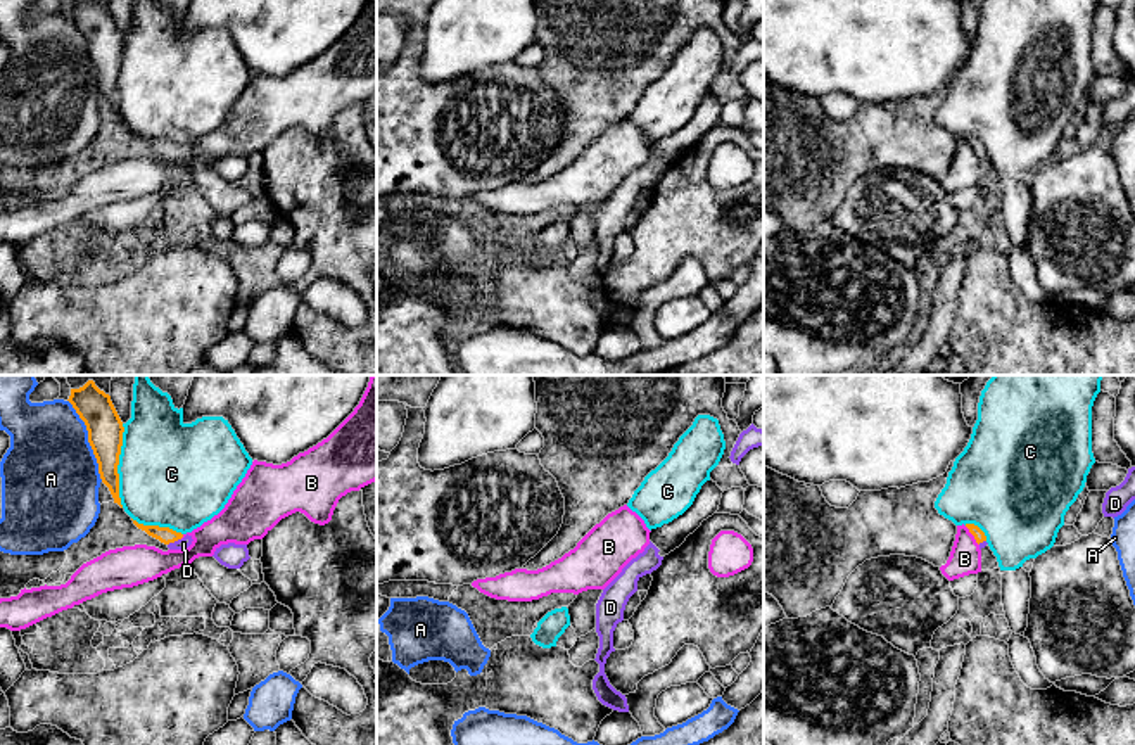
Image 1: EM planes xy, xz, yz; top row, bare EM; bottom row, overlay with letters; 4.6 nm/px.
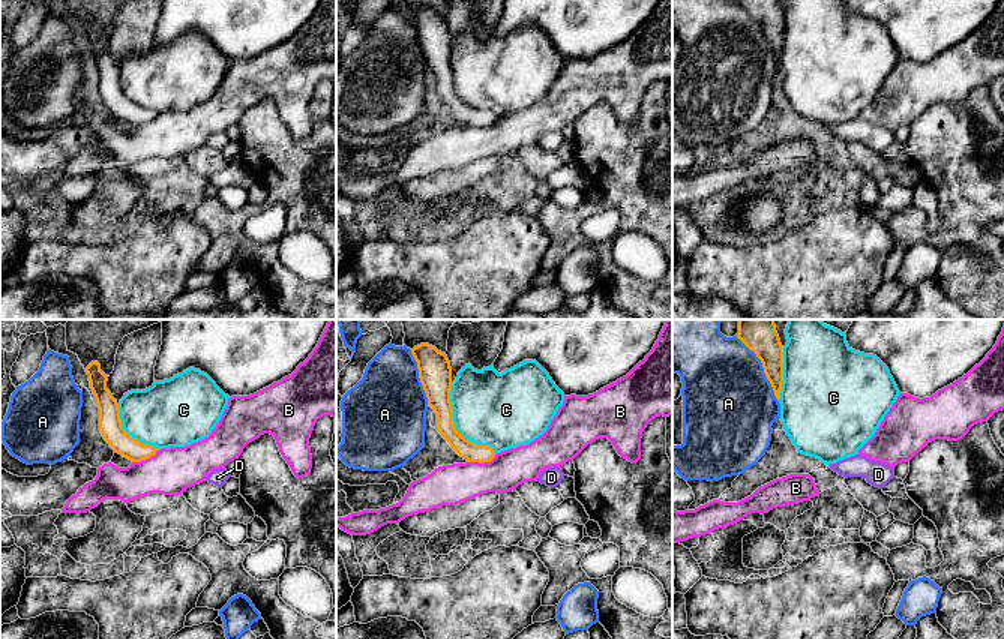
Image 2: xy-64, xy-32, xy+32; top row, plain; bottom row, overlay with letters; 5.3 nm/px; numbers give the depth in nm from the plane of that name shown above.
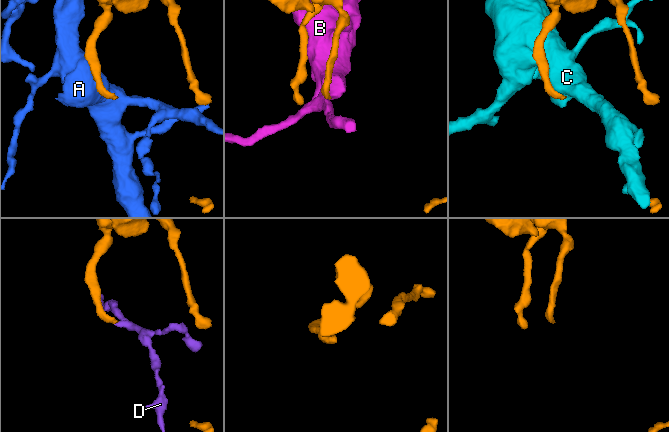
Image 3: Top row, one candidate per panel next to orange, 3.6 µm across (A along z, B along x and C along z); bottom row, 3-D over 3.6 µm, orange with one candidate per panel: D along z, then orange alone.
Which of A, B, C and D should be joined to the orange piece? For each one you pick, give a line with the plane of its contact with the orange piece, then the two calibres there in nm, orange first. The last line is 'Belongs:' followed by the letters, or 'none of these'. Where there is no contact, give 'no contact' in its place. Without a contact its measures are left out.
D: meets orange in xy; 80 nm thick on the orange side, 50 nm on the other
Belongs: D

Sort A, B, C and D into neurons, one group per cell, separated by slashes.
A / B / C / D

